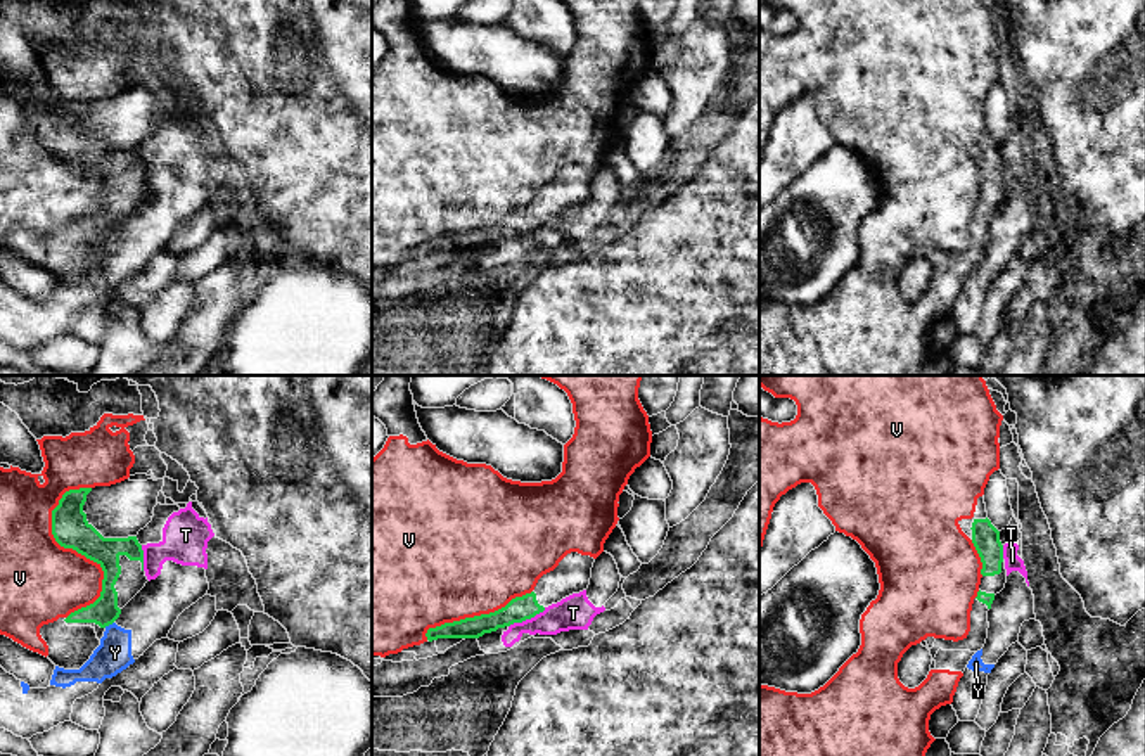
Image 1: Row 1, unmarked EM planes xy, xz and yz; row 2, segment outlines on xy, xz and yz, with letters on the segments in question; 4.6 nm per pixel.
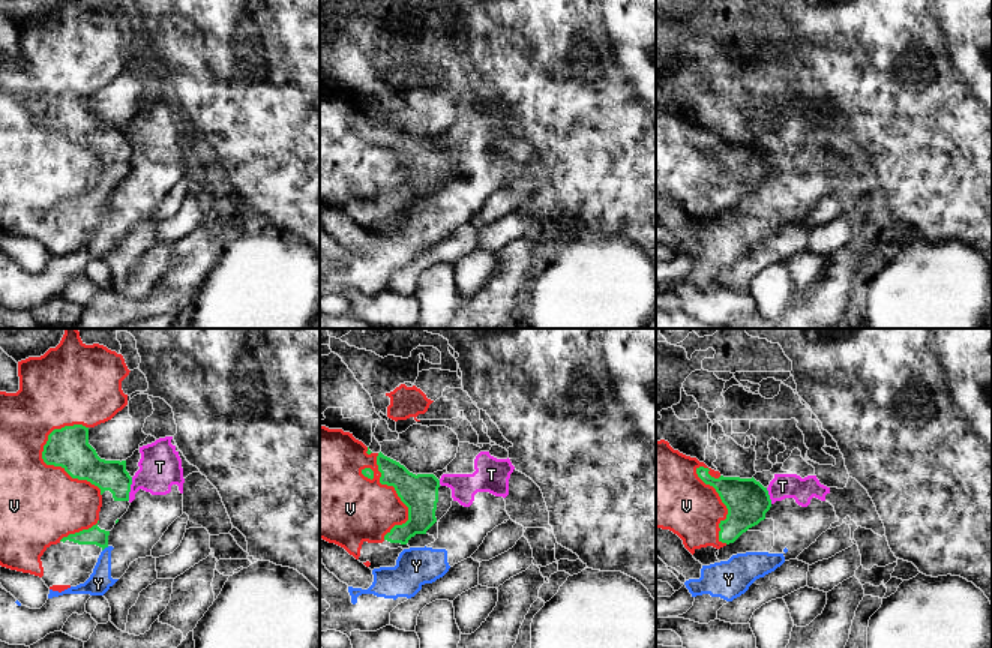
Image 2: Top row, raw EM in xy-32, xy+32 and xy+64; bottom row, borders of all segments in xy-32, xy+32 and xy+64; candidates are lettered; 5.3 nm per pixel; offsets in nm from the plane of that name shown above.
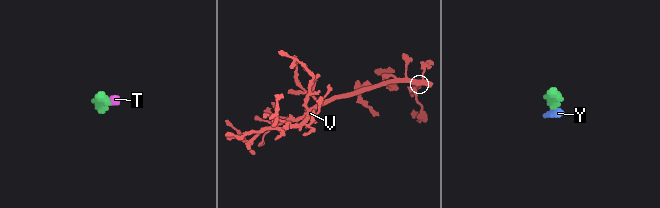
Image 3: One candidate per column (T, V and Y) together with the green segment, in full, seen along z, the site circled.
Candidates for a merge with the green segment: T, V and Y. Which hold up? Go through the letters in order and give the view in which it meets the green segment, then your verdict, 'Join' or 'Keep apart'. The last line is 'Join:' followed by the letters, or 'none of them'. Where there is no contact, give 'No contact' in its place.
T: Touches green in xz. Keep apart
V: Touches green in xy. Join
Y: Touches green in xy. Keep apart
Join: V

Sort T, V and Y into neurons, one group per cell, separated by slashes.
T Y / V

